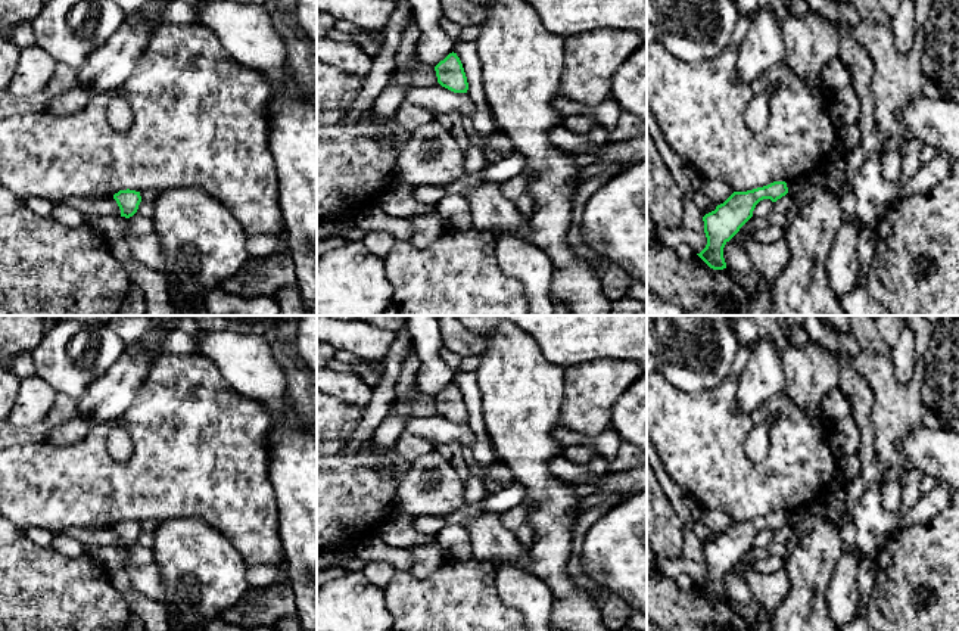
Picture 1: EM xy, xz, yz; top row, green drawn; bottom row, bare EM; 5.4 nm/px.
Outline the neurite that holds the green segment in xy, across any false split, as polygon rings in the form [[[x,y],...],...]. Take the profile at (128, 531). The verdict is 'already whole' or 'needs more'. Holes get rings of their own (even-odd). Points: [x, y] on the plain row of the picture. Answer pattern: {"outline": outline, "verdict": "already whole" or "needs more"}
{"outline": [[[119,520],[118,523],[113,525],[113,529],[116,531],[119,540],[121,540],[121,547],[130,548],[133,547],[138,535],[141,532],[140,522],[136,520]]], "verdict": "already whole"}

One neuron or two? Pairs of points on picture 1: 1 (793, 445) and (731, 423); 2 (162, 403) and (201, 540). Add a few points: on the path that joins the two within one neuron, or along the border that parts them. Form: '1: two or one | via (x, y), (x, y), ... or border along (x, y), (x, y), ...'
1: one | via (771, 468), (752, 471), (731, 445)
2: two | border along (162, 519), (198, 516), (214, 525), (224, 535)

